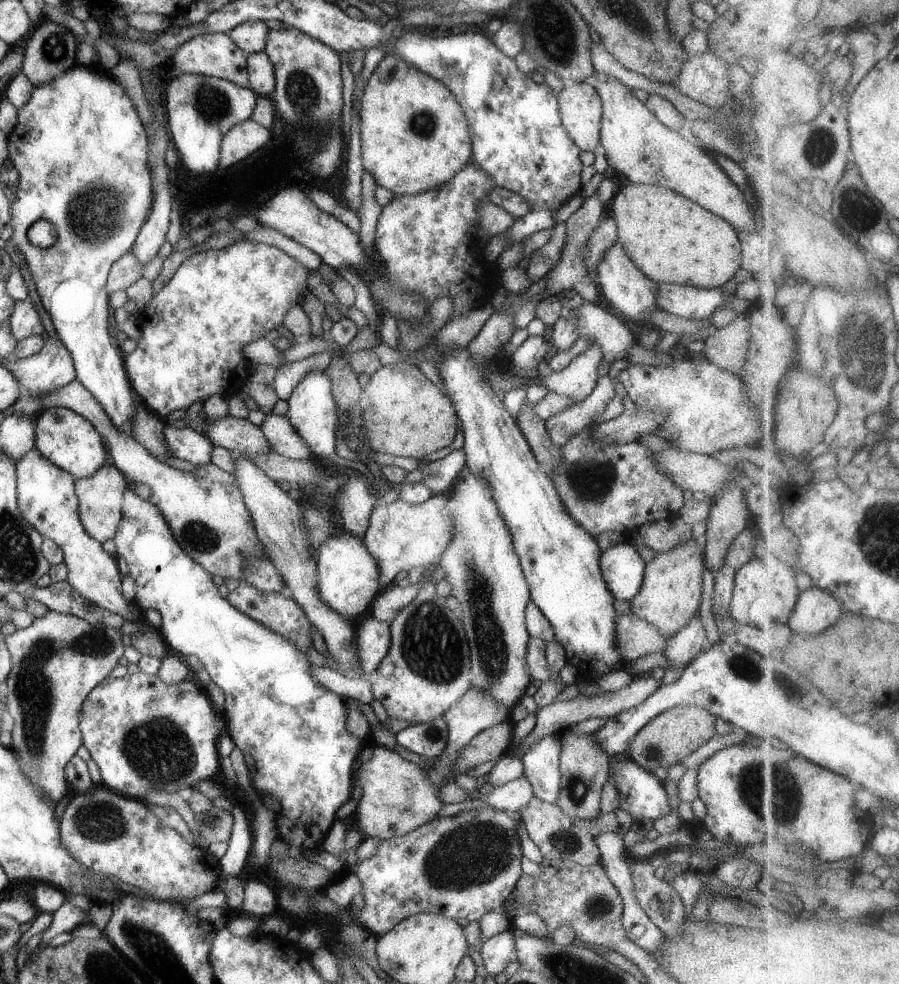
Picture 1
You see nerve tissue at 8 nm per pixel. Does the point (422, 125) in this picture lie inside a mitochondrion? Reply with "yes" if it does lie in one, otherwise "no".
yes

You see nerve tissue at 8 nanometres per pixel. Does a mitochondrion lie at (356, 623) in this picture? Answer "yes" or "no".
no

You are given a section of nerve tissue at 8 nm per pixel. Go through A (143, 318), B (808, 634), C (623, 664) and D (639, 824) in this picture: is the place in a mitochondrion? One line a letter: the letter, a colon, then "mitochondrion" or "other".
A: other
B: other
C: other
D: other

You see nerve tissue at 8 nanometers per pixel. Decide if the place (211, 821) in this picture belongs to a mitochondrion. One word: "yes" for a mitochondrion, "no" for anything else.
yes

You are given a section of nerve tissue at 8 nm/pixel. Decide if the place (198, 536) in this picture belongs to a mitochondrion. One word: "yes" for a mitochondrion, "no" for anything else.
yes

